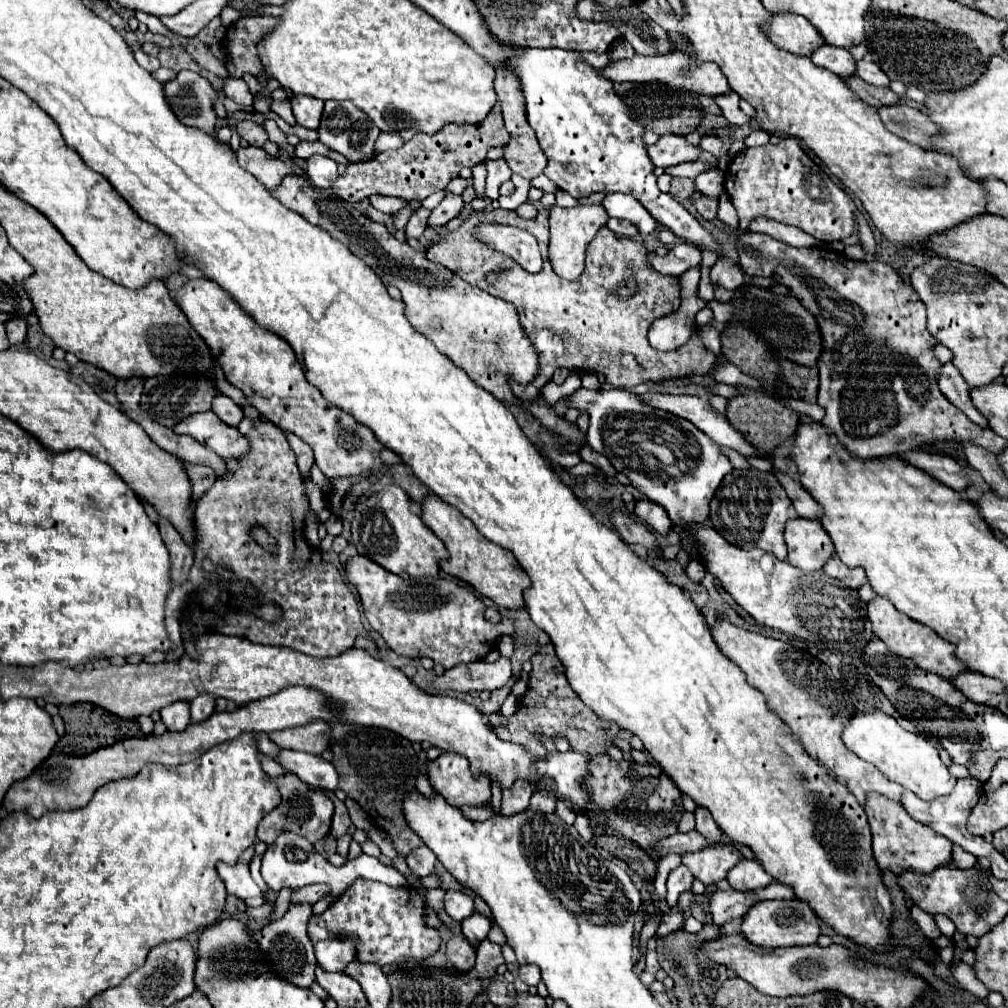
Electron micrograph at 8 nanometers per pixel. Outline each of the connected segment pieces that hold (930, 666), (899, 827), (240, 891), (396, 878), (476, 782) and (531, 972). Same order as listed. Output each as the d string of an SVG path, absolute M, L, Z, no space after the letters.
M876 597L874 601L868 603L868 619L872 621L872 631L876 637L880 637L888 649L900 657L908 657L914 663L918 663L920 669L932 671L944 679L950 679L952 675L960 675L960 671L968 671L960 659L956 659L956 647L942 637L938 637L930 627L912 621L908 615L900 613L888 599Z
M866 795L864 811L868 815L868 823L874 837L874 857L882 871L892 871L899 875L902 871L914 871L914 873L926 873L934 871L940 865L948 863L952 859L952 843L932 831L930 827L924 827L916 823L900 803L884 799L882 795Z
M218 863L218 875L224 881L226 889L230 895L236 895L240 899L248 899L248 897L258 897L262 895L260 887L256 885L256 881L250 875L250 869L246 863L236 863L236 865L226 865L226 863Z
M282 833L282 835L278 835L278 839L272 845L268 845L268 849L262 857L262 877L272 891L280 891L284 887L300 889L300 887L306 887L312 883L326 883L326 885L330 885L332 895L336 895L336 897L340 897L350 887L350 883L354 883L360 877L380 881L380 883L392 885L392 887L408 885L408 881L402 873L398 873L394 867L382 865L376 857L368 857L368 855L360 855L352 861L346 861L346 865L342 865L342 867L334 867L314 849L314 845L308 839L294 835L294 833Z
M442 753L436 761L428 761L428 779L436 793L450 805L488 805L490 779L472 775L468 759L456 753Z
M528 963L528 965L520 965L520 979L526 983L526 985L538 985L542 975L540 975L540 967L536 967L534 963Z

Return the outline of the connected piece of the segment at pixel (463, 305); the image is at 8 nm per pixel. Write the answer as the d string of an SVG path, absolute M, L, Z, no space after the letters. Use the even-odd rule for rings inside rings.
M286 175L280 187L270 193L312 225L322 227L334 239L342 241L356 257L372 267L384 285L398 287L406 305L406 317L412 327L426 335L440 353L452 359L452 363L464 369L474 383L478 383L482 389L488 389L500 401L518 403L510 391L508 379L530 383L538 373L538 355L522 331L516 307L512 303L492 297L490 293L468 285L452 271L428 261L422 251L412 249L406 241L398 241L386 231L384 225L362 215L352 207L352 203L328 193L328 189L314 187L302 175ZM434 319L440 319L438 327L432 327Z

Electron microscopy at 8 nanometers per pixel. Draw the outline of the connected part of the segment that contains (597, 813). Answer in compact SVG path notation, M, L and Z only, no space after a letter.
M606 753L594 755L588 761L588 777L584 779L584 787L588 791L588 803L582 811L586 817L590 817L596 825L606 823L622 837L634 841L654 861L660 859L650 843L674 835L684 813L682 793L660 767L650 763L640 765L626 759L616 761Z

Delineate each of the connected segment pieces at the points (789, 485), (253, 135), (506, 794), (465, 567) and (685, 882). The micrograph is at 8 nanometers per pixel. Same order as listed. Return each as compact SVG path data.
M772 469L772 473L780 479L780 485L786 489L788 499L792 499L792 505L796 509L796 513L804 519L818 519L822 513L822 507L812 499L812 495L808 495L808 491L804 491L804 487L794 481L792 477L788 477L786 473L780 473L776 469Z
M240 121L238 123L238 135L256 147L264 147L264 143L268 141L266 131L260 125L256 125L254 121Z
M516 783L516 787L510 787L508 791L502 789L502 815L516 815L528 807L530 797L534 793L534 787L530 783Z
M430 495L428 499L424 499L422 521L442 539L442 543L450 553L450 559L440 563L440 569L444 573L472 585L480 595L492 599L498 607L504 607L504 609L526 607L524 591L530 587L530 579L526 577L526 571L520 567L512 551L502 549L500 545L482 537L470 519L466 519L456 507L450 507L436 495Z
M681 864L677 869L670 872L666 883L666 901L669 907L674 907L677 904L679 896L684 891L691 889L693 880L694 876L684 864Z

